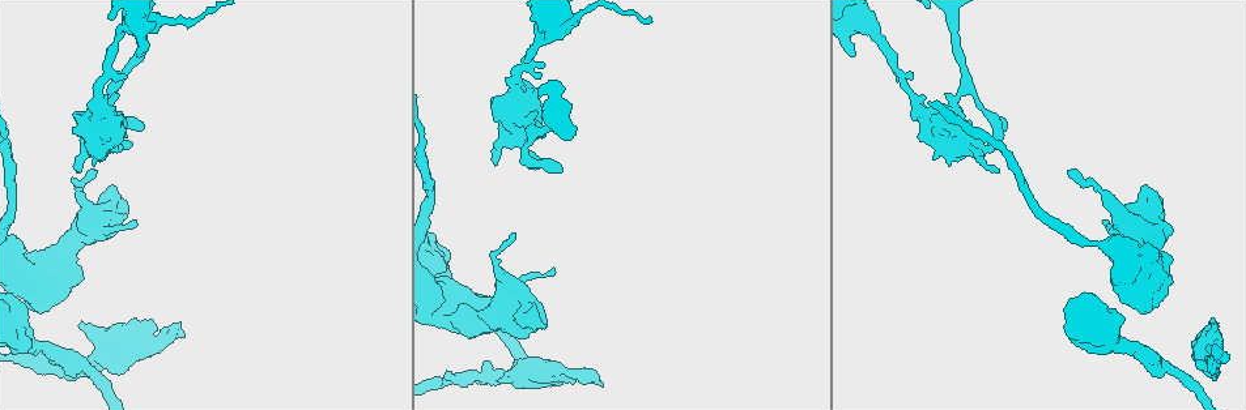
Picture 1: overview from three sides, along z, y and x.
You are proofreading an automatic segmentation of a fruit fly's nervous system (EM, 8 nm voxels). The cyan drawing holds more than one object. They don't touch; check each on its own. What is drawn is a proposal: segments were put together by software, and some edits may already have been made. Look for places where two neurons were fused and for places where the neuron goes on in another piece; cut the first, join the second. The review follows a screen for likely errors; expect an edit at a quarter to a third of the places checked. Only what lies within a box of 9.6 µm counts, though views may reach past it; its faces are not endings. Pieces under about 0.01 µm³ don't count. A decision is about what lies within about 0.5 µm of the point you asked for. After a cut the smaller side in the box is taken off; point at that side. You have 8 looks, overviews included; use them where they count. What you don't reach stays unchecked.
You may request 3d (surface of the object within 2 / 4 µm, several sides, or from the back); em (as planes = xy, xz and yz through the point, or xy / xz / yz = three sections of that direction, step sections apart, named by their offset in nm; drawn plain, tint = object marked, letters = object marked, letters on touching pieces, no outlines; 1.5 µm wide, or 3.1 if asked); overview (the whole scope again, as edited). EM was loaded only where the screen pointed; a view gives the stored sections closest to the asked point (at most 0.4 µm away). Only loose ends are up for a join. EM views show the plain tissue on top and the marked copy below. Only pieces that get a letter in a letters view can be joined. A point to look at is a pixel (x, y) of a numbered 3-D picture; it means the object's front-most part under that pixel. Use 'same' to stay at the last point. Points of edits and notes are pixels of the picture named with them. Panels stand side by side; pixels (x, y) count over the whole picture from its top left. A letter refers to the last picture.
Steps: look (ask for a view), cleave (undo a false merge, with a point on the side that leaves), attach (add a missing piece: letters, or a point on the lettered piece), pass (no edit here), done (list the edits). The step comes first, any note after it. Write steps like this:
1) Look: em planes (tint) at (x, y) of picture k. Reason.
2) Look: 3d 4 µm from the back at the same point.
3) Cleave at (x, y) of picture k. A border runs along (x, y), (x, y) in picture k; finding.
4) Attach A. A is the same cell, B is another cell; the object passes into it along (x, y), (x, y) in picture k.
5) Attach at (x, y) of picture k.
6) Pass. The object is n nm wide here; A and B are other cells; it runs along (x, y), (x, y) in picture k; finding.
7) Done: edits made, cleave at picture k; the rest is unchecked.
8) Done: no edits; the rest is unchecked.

Look: em xz step 4 (tint) at (517, 336) of picture 1. Stops while still wide.

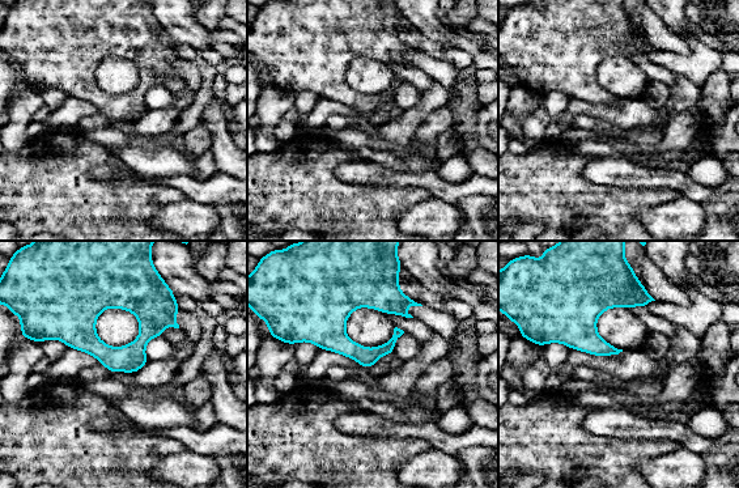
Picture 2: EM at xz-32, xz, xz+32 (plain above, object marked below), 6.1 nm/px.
Look: em planes (letters) at the same point.

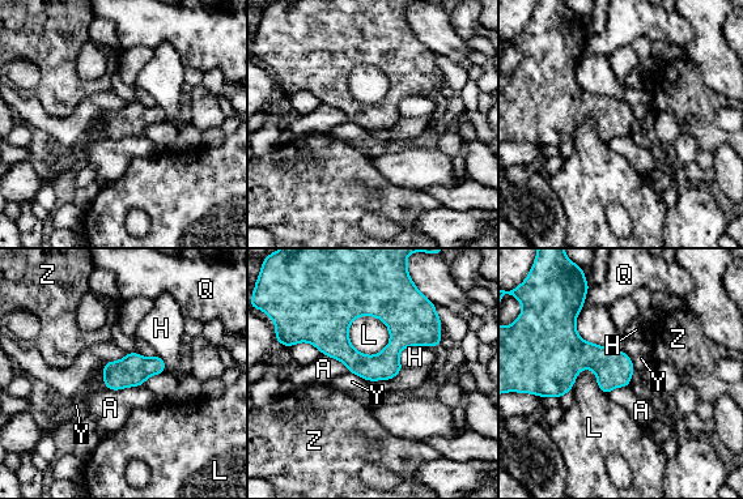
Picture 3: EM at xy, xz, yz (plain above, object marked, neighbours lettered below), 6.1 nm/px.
Pass. A, H, L, Q, Y and Z are other cells; a border runs along (103, 363), (103, 384), (106, 387) in picture 3; none of them fits.

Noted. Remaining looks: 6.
Look: em planes (letters) at (958, 91) of picture 1. Calibre changes.

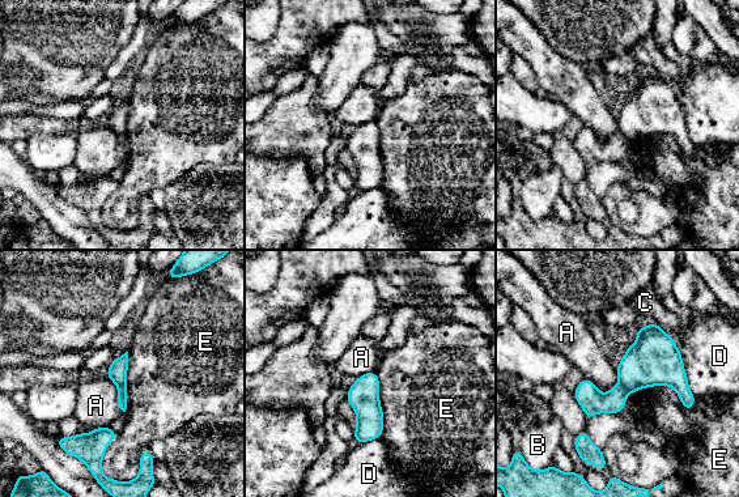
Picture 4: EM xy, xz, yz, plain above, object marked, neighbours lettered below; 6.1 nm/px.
Cleave at (654, 360) of picture 4. The longest contact is with E, 400 nm; A, B, C, D and E are other cells; a border runs along (620, 382), (628, 391) in picture 4; two neurons meet here.

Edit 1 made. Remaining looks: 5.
Look: em yz step 8 (letters) at (1207, 347) of picture 1.

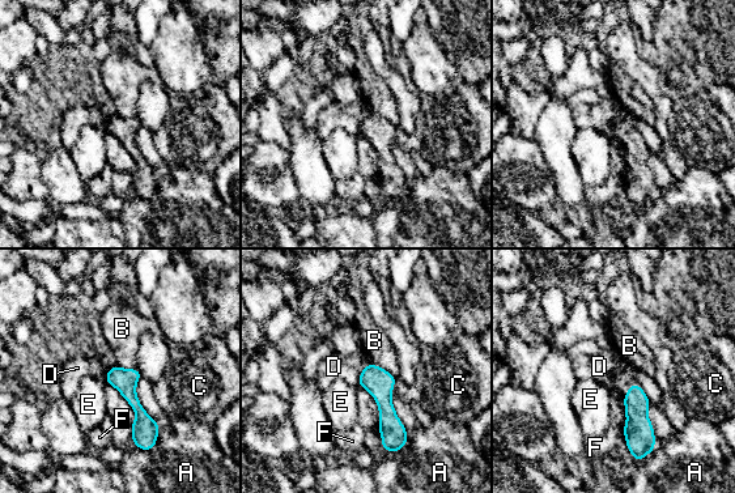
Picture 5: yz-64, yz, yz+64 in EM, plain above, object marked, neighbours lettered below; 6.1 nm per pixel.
Pass. A, B, C, D, E and F are other cells; it runs along (369, 368), (382, 390), (391, 447) in picture 5; no lettered piece goes on from it.

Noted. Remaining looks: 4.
Done: edits made, cleave at picture 4; the rest is unchecked.

